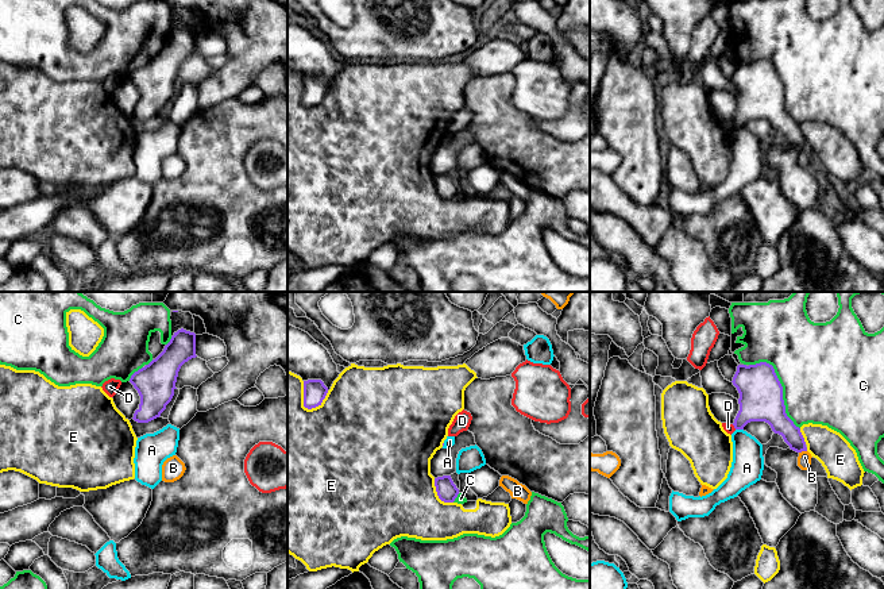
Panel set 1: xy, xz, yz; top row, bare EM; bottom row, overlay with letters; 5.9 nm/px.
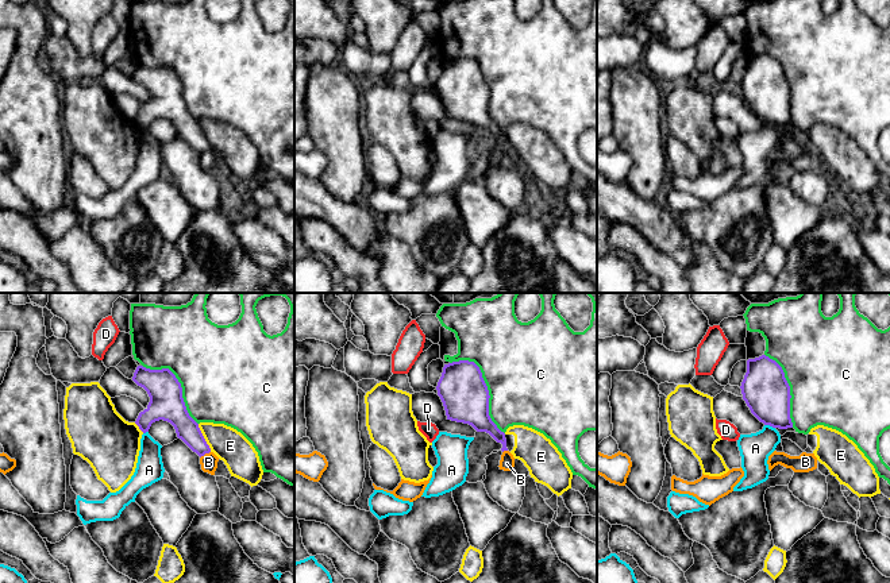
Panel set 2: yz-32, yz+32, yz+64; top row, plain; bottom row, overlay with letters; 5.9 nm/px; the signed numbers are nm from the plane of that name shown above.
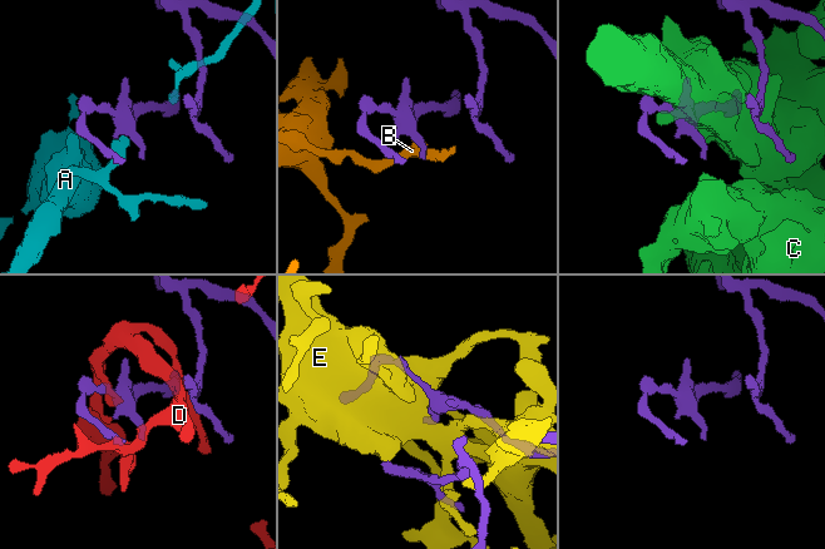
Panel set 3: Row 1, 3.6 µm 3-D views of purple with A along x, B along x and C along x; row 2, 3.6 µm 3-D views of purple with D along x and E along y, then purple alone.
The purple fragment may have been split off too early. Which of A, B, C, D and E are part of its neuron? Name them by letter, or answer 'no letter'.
no letter

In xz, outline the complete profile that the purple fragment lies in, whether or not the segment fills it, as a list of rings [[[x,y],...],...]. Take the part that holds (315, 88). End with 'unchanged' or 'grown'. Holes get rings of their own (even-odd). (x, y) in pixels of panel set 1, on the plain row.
[[[321,77],[304,78],[304,104],[308,107],[321,103],[328,91],[328,85]]] | unchanged

